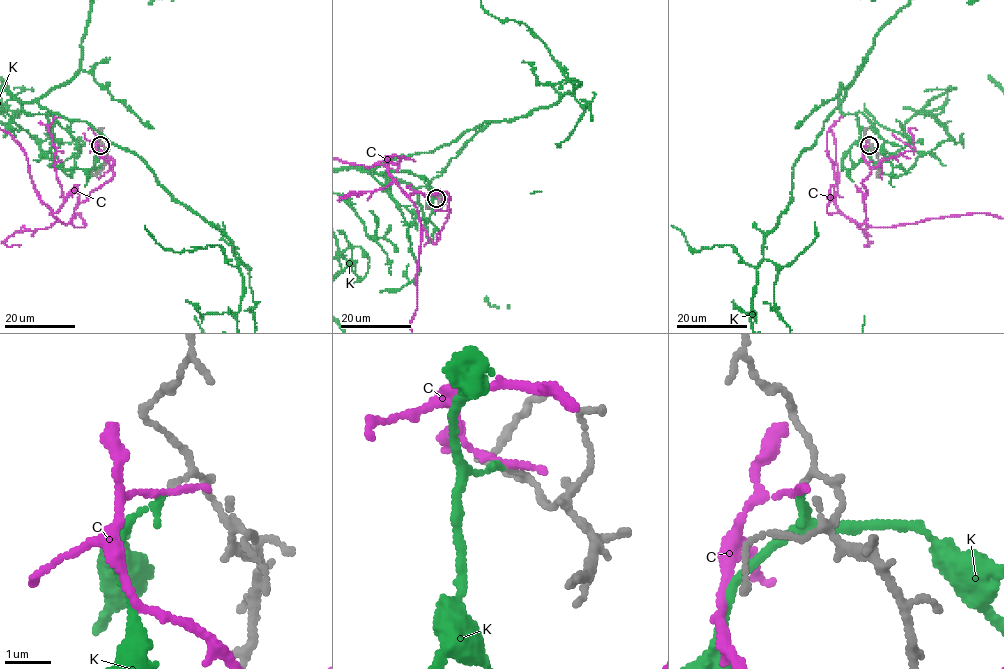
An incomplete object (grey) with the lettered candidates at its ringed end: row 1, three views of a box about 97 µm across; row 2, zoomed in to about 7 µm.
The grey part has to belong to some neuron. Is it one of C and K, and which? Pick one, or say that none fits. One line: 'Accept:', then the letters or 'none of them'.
Accept: K

